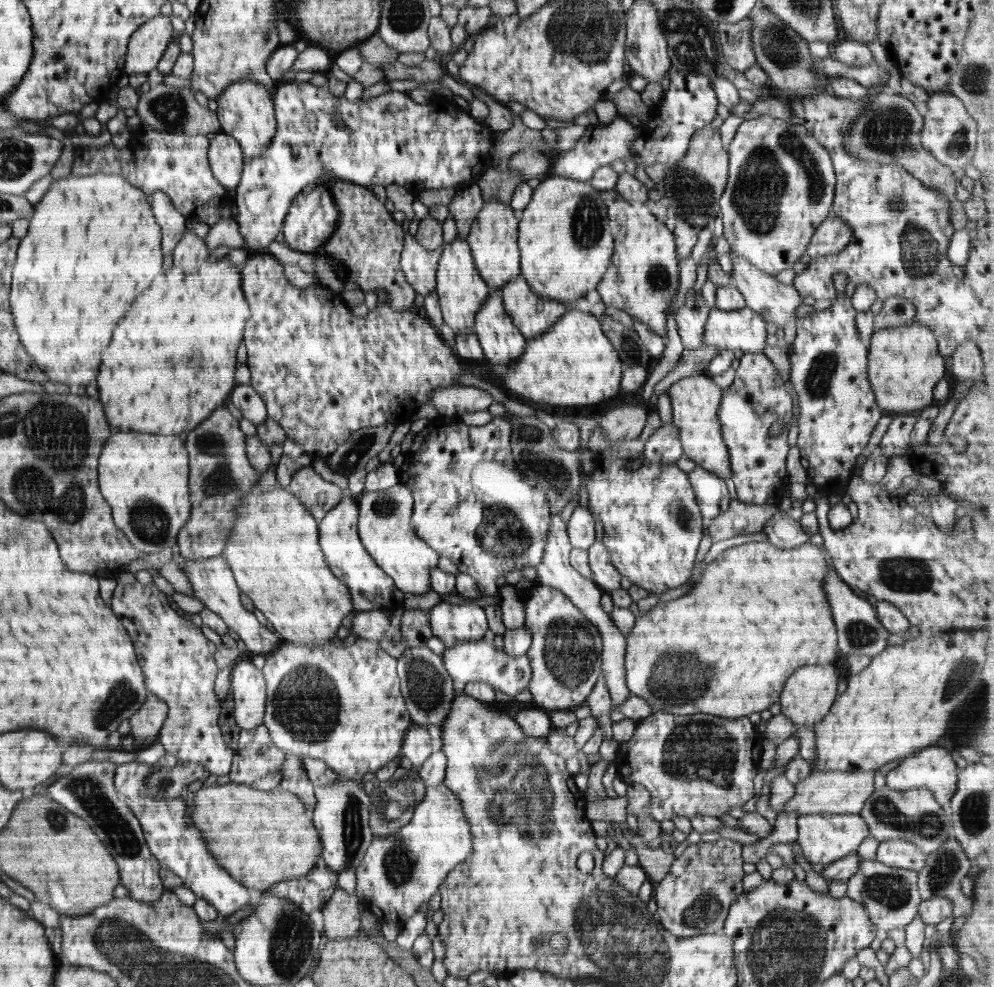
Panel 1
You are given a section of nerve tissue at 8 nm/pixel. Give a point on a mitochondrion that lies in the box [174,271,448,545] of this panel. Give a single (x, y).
(218, 478)

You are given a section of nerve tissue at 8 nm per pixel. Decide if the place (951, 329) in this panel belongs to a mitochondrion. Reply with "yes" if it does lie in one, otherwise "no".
no

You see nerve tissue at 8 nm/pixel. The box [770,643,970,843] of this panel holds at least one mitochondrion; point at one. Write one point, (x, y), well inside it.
(928, 825)

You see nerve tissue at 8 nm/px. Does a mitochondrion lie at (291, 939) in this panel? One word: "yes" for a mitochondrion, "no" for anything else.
yes

